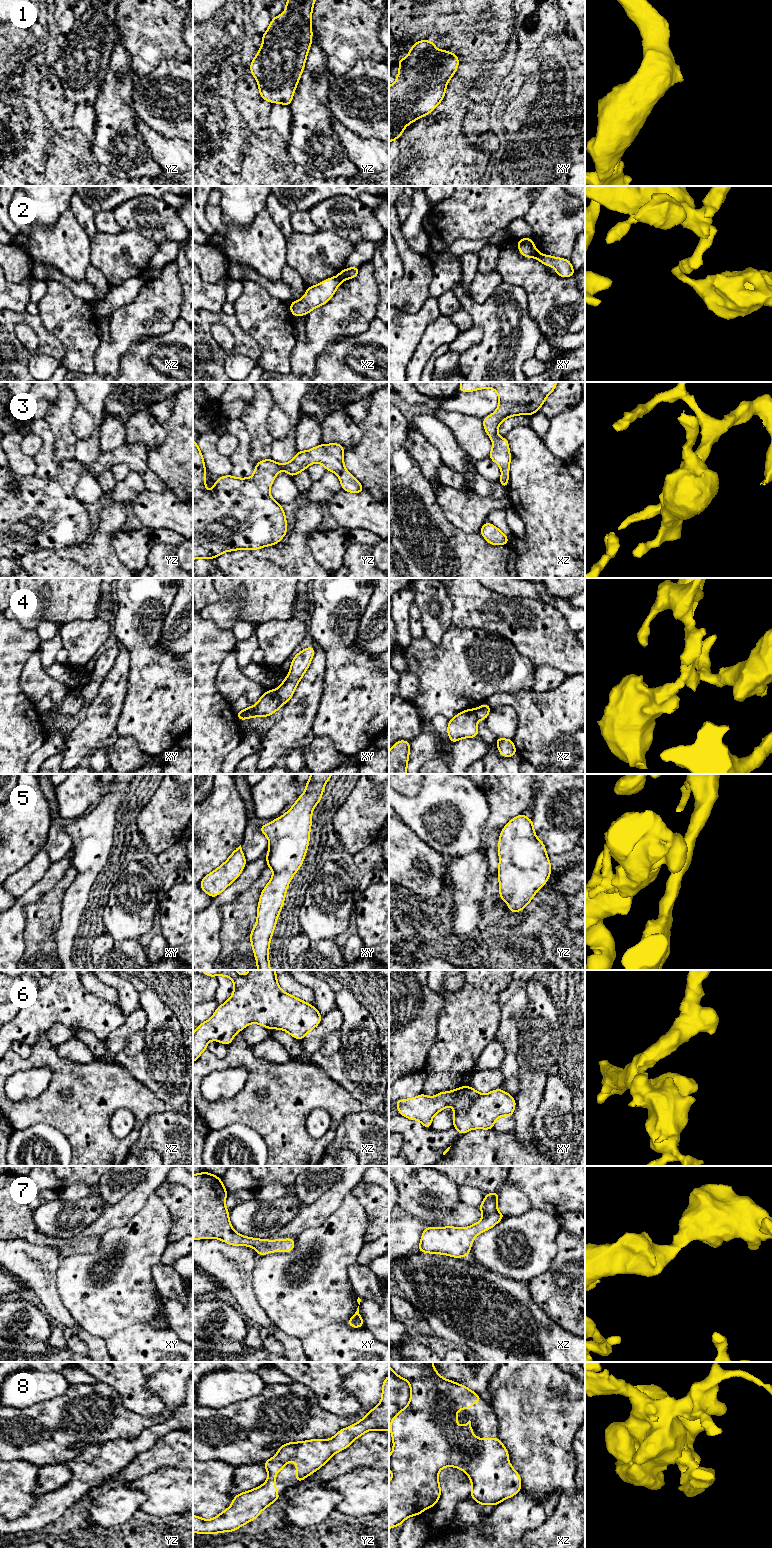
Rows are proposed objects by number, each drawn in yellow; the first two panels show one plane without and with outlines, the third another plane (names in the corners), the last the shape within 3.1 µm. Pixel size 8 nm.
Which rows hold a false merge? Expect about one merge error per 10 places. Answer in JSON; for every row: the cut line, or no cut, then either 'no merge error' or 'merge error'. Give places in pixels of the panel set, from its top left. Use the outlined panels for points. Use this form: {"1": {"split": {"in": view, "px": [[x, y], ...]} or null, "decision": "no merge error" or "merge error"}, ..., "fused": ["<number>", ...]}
{"1": {"split": null, "decision": "no merge error"}, "2": {"split": {"in": "xy", "px": [[536, 250], [533, 256]]}, "decision": "merge error"}, "3": {"split": null, "decision": "no merge error"}, "4": {"split": {"in": "xy", "px": [[275, 690], [282, 704]]}, "decision": "merge error"}, "5": {"split": null, "decision": "no merge error"}, "6": {"split": null, "decision": "no merge error"}, "7": {"split": null, "decision": "no merge error"}, "8": {"split": null, "decision": "no merge error"}, "fused": ["2", "4"]}

